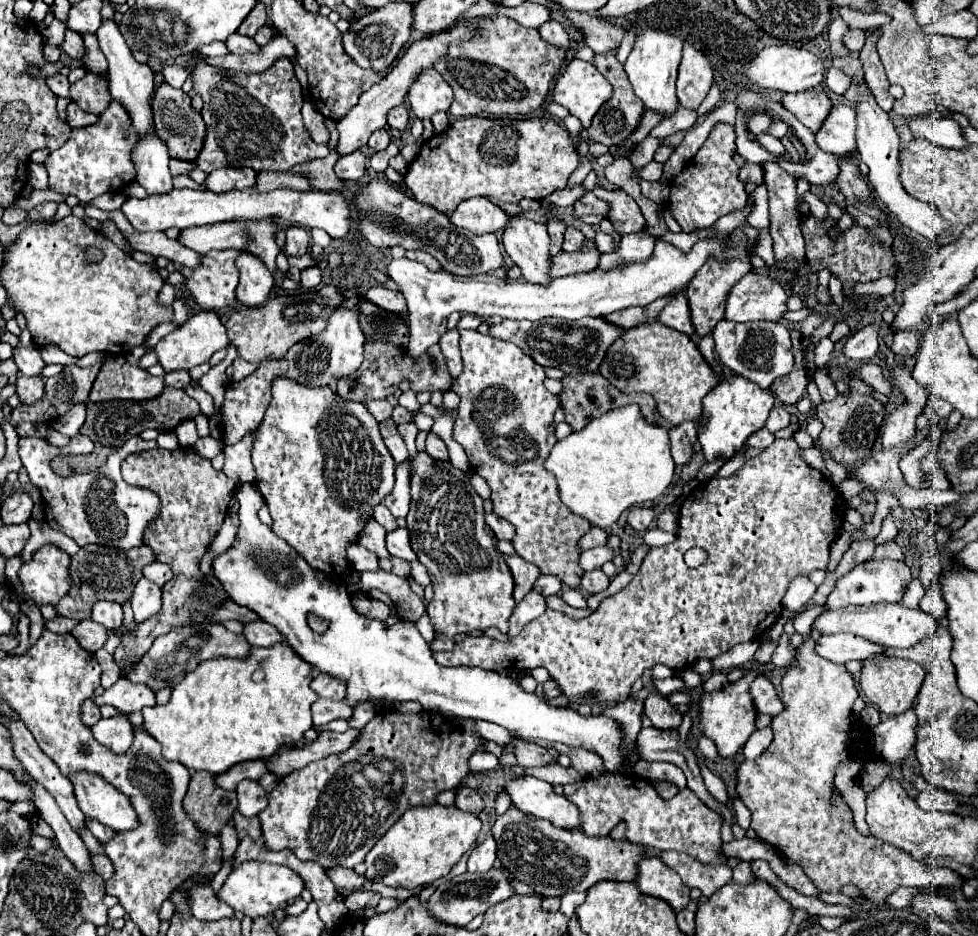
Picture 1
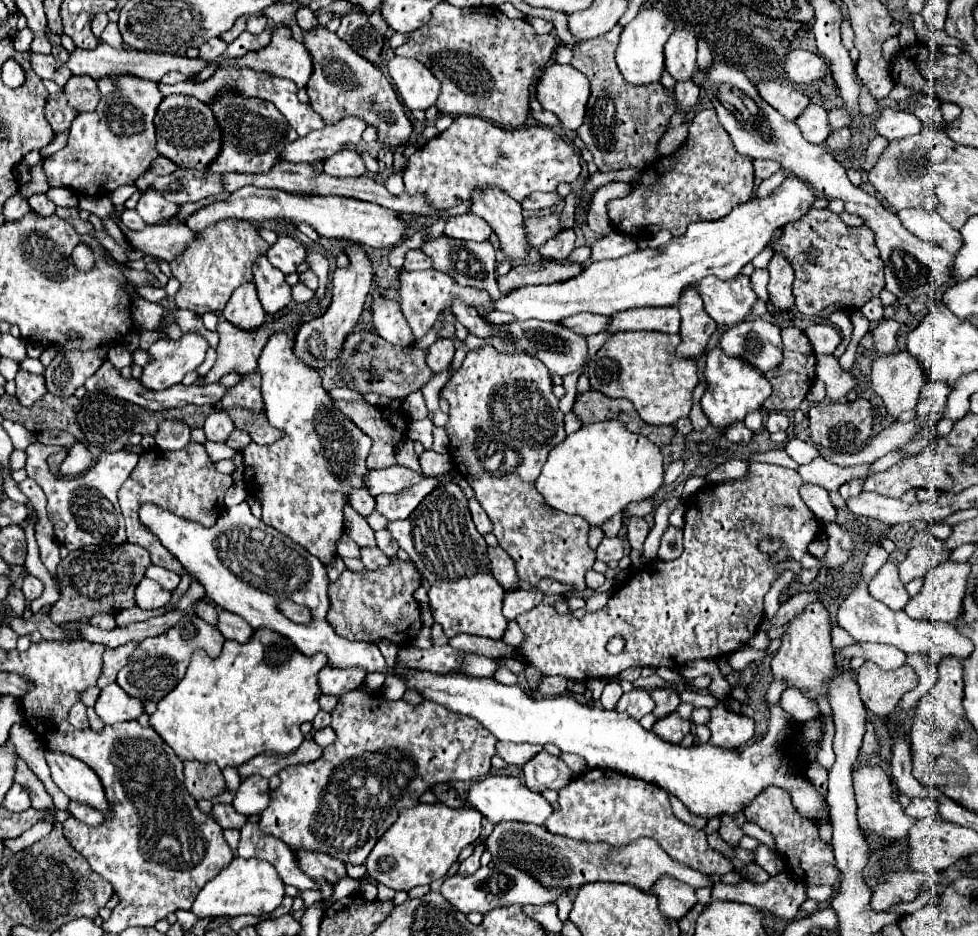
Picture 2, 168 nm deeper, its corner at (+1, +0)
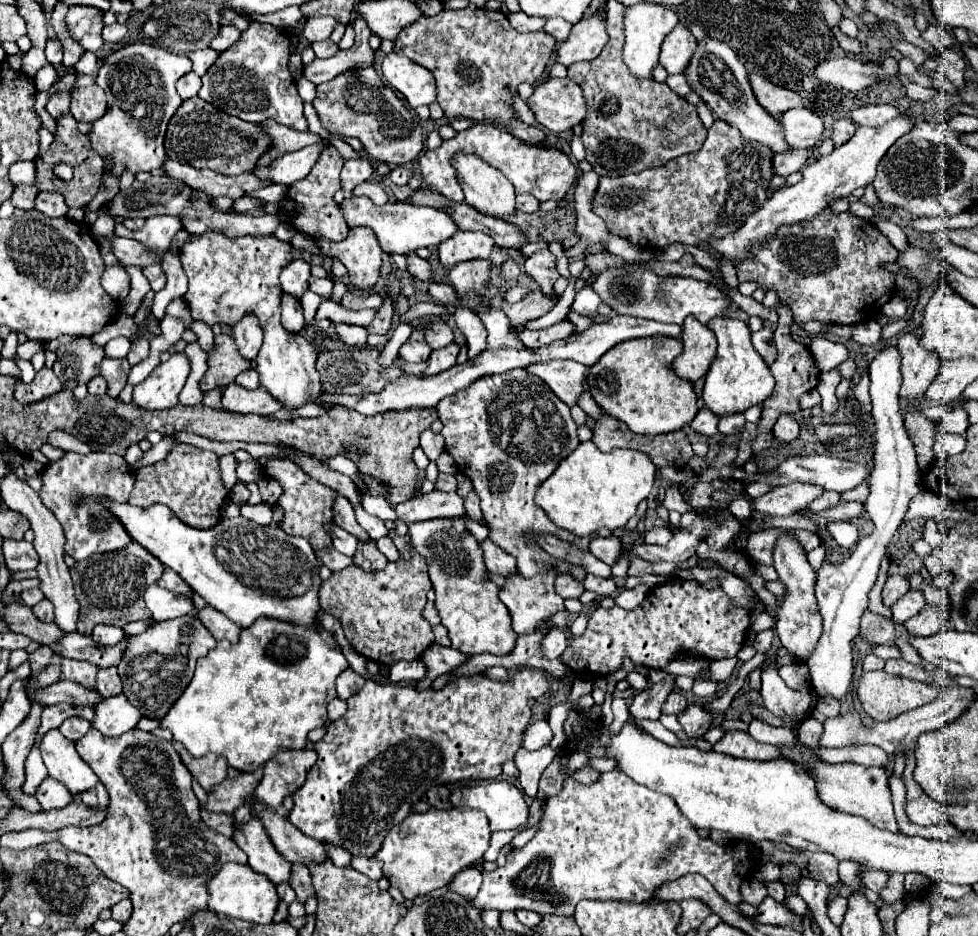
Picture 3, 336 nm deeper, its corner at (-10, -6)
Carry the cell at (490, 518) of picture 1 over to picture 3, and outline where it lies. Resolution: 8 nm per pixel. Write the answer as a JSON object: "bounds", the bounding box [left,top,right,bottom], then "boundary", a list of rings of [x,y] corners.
{"bounds":[463,491,483,521],"boundary":[[[469,491],[469,495],[465,495],[463,501],[465,501],[465,511],[467,511],[467,515],[469,515],[473,521],[481,521],[481,519],[483,519],[483,513],[481,513],[479,497],[475,495],[475,491]]]}

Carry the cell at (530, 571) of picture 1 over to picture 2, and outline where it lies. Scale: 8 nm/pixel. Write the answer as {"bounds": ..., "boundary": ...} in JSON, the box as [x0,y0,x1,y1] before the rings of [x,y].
{"bounds":[488,547,518,591],"boundary":[[[490,547],[488,549],[488,557],[490,557],[490,565],[492,565],[492,573],[494,577],[500,581],[500,585],[506,591],[516,591],[518,589],[518,573],[516,573],[516,563],[514,559],[502,549],[502,547]]]}

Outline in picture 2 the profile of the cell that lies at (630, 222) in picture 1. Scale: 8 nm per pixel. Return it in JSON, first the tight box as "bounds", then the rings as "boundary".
{"bounds":[608,109,754,237],"boundary":[[[714,109],[700,111],[696,113],[692,127],[688,131],[688,139],[680,145],[676,153],[670,157],[658,159],[658,163],[650,163],[634,181],[632,181],[632,191],[628,197],[622,199],[612,199],[608,203],[608,215],[620,233],[638,237],[640,235],[652,235],[660,229],[668,229],[672,235],[684,235],[686,227],[696,221],[714,221],[732,211],[732,207],[746,203],[752,197],[754,189],[754,169],[752,161],[746,157],[740,157],[734,151],[734,145],[726,133],[726,129],[720,125],[718,115]]]}

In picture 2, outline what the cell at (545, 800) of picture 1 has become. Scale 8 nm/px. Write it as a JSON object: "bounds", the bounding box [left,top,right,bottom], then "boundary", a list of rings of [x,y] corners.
{"bounds":[468,775,554,825],"boundary":[[[490,775],[484,781],[476,783],[468,791],[468,801],[482,813],[486,815],[492,823],[500,821],[522,821],[522,823],[534,823],[534,825],[544,825],[546,819],[554,813],[552,805],[536,791],[530,791],[518,777],[512,775]]]}

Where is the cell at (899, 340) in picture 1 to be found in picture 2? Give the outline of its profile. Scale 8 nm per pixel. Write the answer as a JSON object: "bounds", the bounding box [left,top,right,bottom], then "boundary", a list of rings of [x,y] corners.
{"bounds":[872,319,898,355],"boundary":[[[884,319],[878,323],[878,327],[872,331],[874,335],[874,343],[876,343],[876,351],[882,355],[890,355],[898,351],[898,321],[894,319]]]}

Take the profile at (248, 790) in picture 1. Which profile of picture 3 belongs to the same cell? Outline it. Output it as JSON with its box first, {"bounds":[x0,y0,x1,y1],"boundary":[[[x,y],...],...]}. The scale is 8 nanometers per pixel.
{"bounds":[255,749,315,809],"boundary":[[[311,749],[281,751],[263,765],[263,779],[255,789],[255,797],[269,807],[279,809],[285,797],[293,795],[303,783],[315,763]]]}

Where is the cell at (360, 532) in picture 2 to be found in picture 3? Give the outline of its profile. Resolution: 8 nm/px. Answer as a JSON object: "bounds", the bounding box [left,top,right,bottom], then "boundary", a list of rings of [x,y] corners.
{"bounds":[333,495,369,539],"boundary":[[[337,495],[335,497],[335,503],[333,503],[333,521],[349,531],[351,535],[355,535],[357,539],[369,539],[369,535],[365,533],[365,529],[355,521],[355,513],[353,513],[353,505],[349,503],[349,499],[345,499],[343,495]]]}

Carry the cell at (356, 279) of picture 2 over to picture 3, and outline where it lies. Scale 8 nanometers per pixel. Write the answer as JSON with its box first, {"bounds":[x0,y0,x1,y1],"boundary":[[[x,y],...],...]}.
{"bounds":[317,227,383,289],"boundary":[[[369,227],[349,229],[347,239],[341,243],[317,241],[317,245],[323,255],[335,255],[347,267],[351,285],[355,285],[357,289],[371,289],[377,283],[383,251]]]}

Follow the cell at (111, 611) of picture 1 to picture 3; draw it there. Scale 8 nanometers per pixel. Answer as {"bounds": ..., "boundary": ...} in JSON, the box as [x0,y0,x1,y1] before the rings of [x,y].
{"bounds":[91,625,123,647],"boundary":[[[97,625],[91,633],[93,641],[103,645],[103,647],[113,647],[115,643],[119,643],[123,639],[123,631],[121,627],[113,627],[113,625]]]}

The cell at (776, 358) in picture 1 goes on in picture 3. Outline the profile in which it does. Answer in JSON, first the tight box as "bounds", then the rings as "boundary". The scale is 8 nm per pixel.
{"bounds":[751,327,777,365],"boundary":[[[763,327],[761,331],[753,333],[751,339],[753,339],[755,351],[765,359],[767,365],[771,365],[771,363],[775,361],[775,355],[777,355],[777,349],[775,349],[775,343],[773,343],[773,331],[771,331],[771,327]]]}

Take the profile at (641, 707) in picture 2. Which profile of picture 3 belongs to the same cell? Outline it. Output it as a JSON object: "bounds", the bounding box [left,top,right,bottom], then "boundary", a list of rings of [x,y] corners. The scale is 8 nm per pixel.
{"bounds":[629,675,675,719],"boundary":[[[665,675],[661,683],[651,685],[649,689],[637,693],[629,705],[629,713],[635,719],[659,719],[661,717],[661,705],[665,703],[667,695],[675,687],[675,675]]]}

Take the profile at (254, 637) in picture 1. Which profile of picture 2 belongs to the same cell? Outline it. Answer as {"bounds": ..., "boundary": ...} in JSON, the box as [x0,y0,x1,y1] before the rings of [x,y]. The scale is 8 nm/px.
{"bounds":[218,611,254,643],"boundary":[[[220,611],[218,613],[218,625],[220,633],[224,633],[226,639],[234,639],[238,643],[246,643],[250,641],[254,629],[236,613],[228,613],[228,611]]]}

